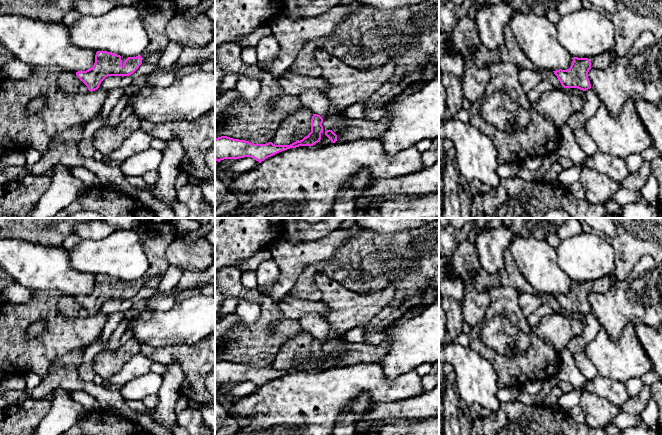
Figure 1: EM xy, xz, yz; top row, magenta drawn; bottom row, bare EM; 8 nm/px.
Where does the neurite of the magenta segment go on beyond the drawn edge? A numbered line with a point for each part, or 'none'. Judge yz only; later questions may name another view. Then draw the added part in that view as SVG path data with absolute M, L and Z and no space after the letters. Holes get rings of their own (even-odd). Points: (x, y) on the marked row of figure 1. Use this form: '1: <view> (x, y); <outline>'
1: yz (602, 61); M607 52L601 55L589 57L588 59L591 62L591 68L593 69L606 69L611 64L615 52Z

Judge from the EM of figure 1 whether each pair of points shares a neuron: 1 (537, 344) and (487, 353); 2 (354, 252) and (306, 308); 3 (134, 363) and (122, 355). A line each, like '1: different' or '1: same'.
1: same
2: different
3: different

